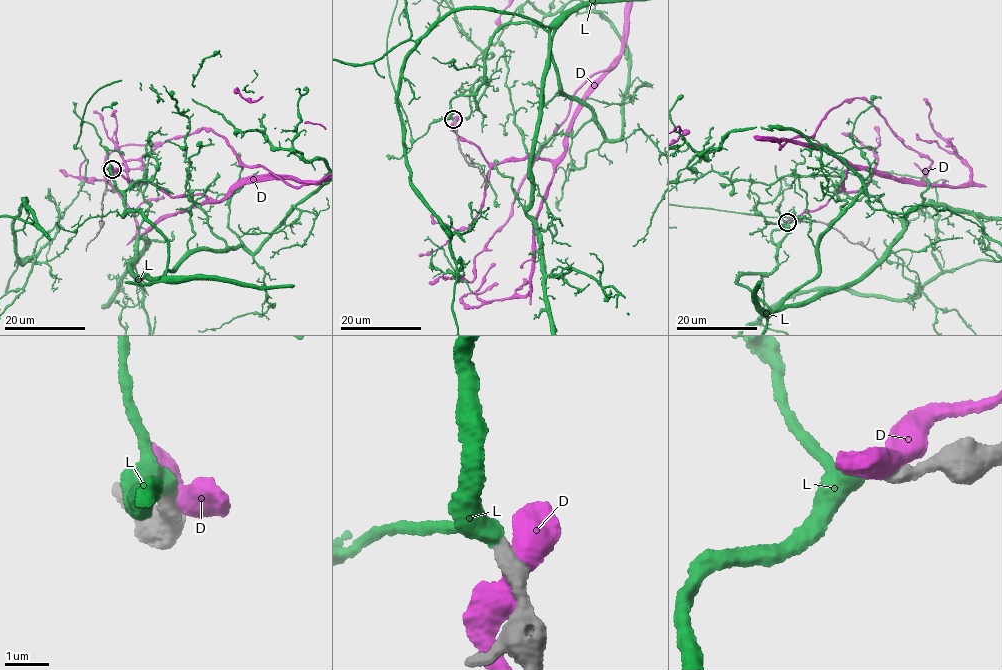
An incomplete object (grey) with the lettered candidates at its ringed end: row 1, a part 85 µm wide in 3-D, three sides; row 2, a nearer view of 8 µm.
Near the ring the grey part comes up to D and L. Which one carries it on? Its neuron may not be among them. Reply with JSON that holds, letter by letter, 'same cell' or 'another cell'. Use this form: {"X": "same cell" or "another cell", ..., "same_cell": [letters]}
{"D": "another cell", "L": "same cell", "same_cell": ["L"]}

